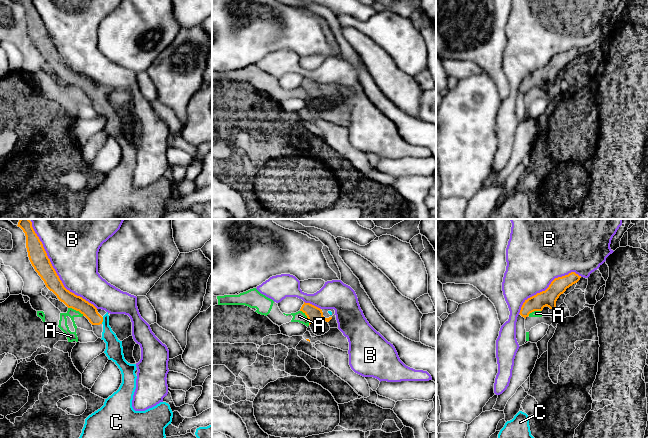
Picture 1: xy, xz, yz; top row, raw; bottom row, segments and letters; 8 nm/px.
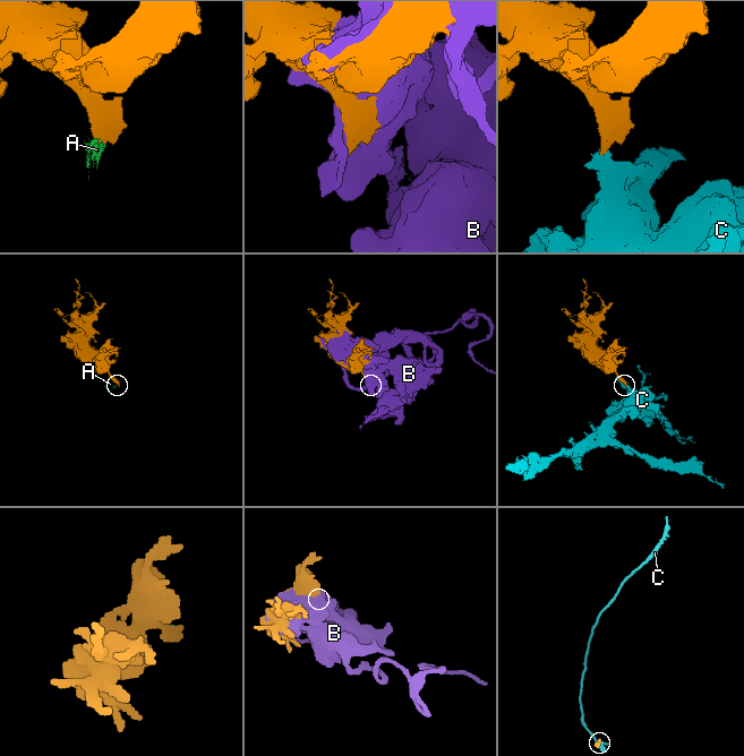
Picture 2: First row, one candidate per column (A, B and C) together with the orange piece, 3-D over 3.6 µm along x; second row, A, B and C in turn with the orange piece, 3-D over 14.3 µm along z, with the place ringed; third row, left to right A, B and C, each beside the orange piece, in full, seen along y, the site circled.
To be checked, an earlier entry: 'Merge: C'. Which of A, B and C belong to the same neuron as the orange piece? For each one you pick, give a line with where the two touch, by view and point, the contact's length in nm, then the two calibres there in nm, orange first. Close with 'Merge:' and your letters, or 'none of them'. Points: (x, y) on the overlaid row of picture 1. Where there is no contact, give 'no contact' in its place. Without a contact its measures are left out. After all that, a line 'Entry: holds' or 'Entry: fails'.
C: meets orange in xy at (102, 320); contact 60 nm long; 120 nm thick on the orange side, 130 nm on the other
Merge: C
Entry: holds

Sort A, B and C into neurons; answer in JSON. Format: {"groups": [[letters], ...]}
{"groups": [["A"], ["B"], ["C"]]}

